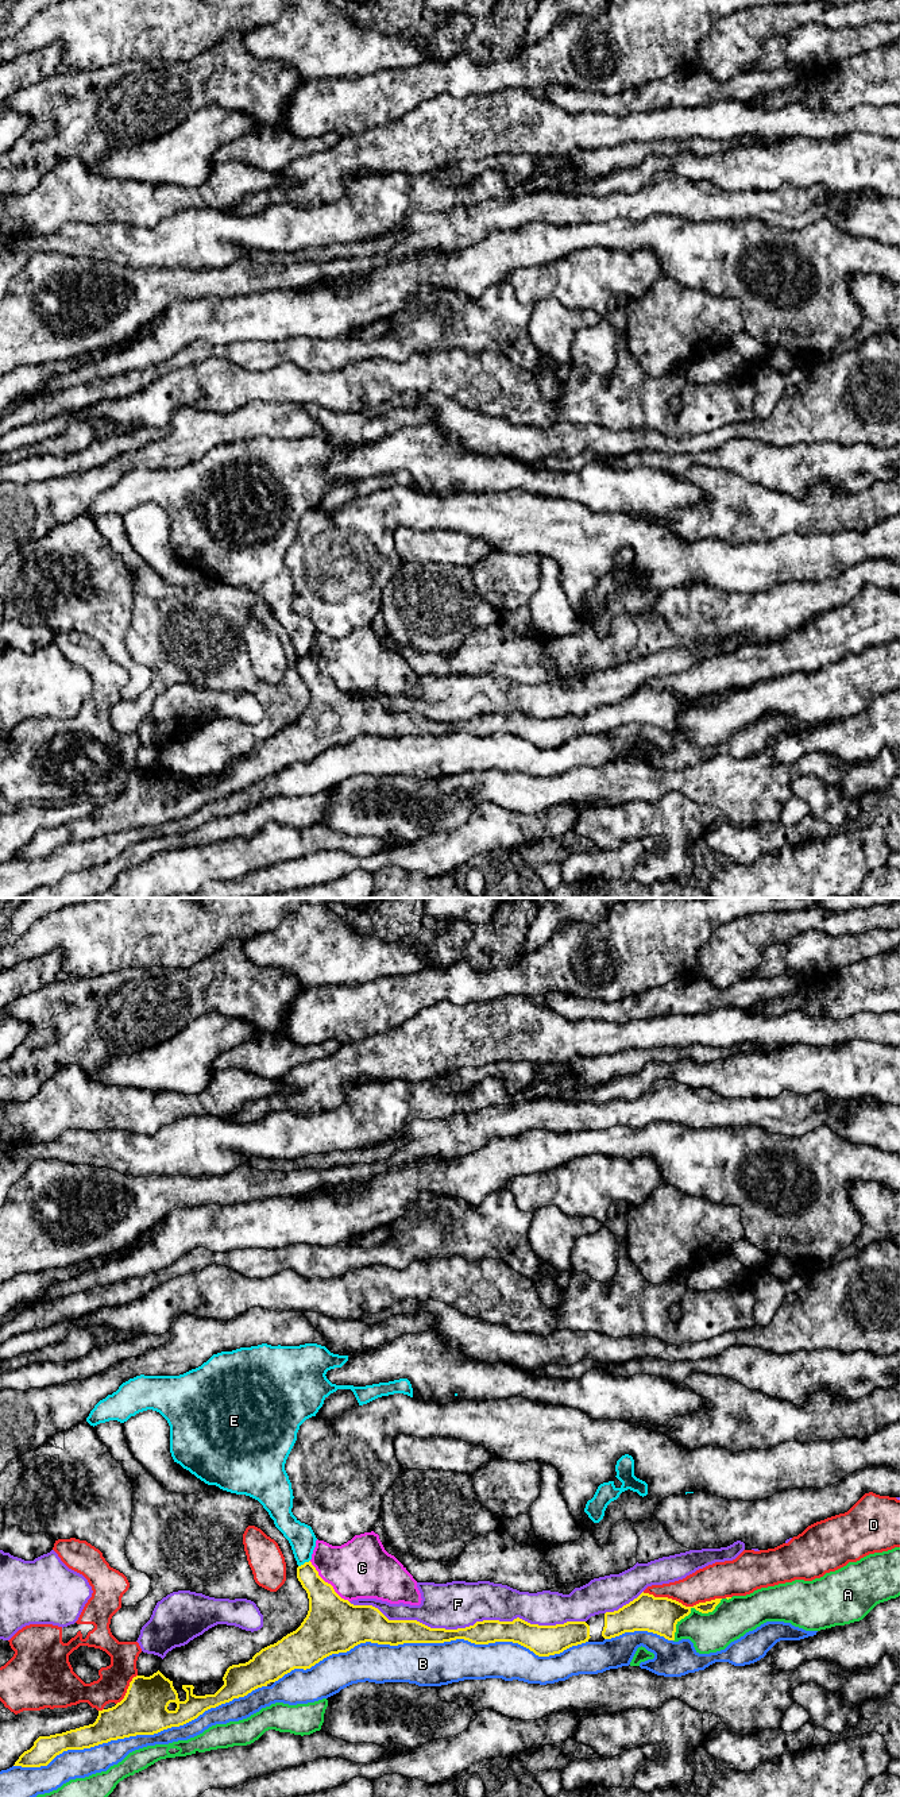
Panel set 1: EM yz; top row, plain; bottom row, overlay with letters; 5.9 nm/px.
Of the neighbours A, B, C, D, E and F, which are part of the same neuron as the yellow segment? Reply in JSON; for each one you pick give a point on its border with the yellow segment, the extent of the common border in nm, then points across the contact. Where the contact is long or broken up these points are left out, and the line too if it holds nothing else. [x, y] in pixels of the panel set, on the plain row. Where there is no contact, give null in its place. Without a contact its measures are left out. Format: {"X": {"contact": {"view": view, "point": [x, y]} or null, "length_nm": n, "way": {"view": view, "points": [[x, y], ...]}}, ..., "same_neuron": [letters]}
{"same_neuron": []}

